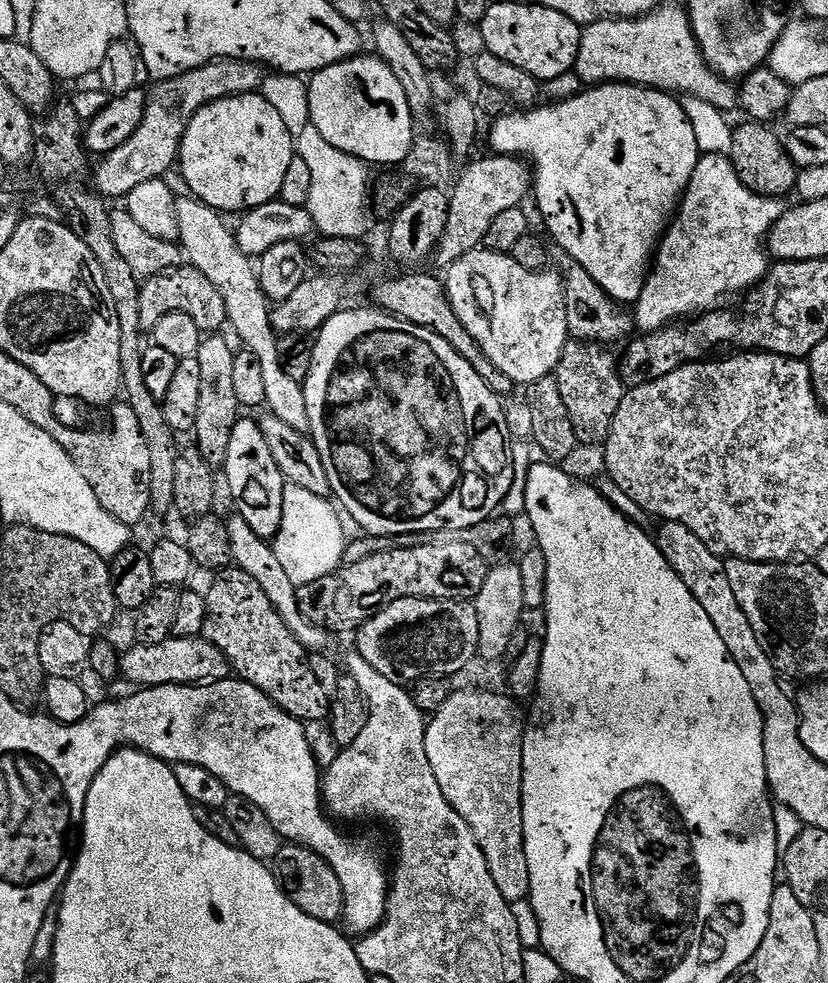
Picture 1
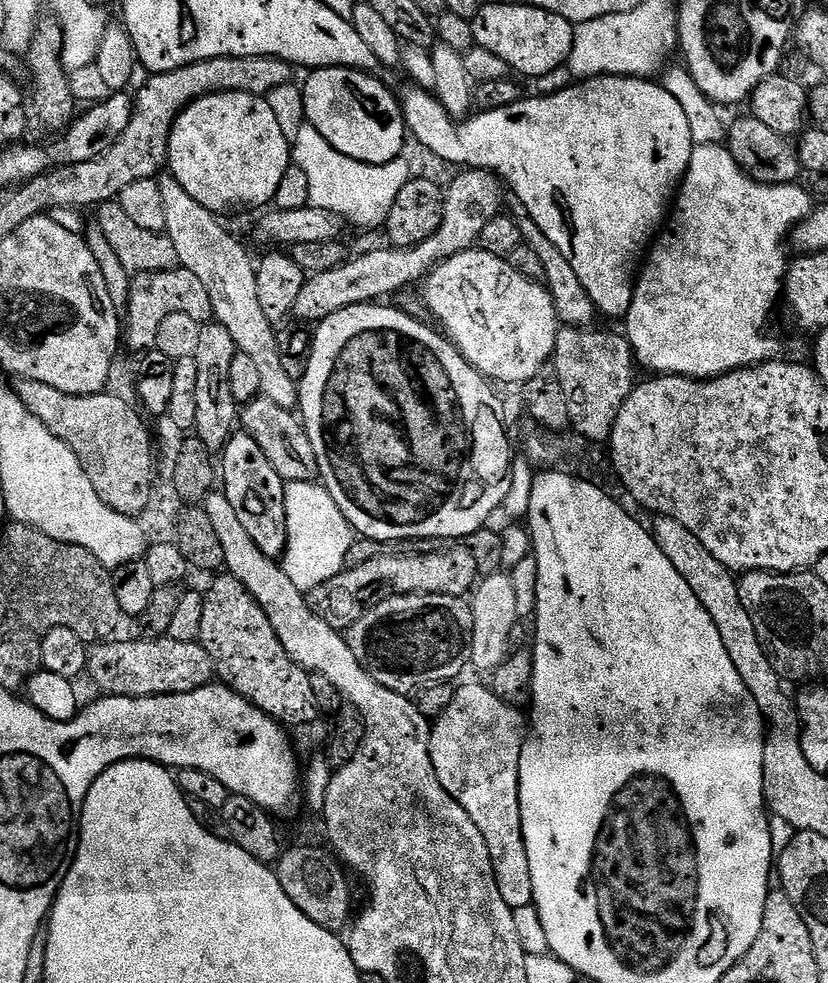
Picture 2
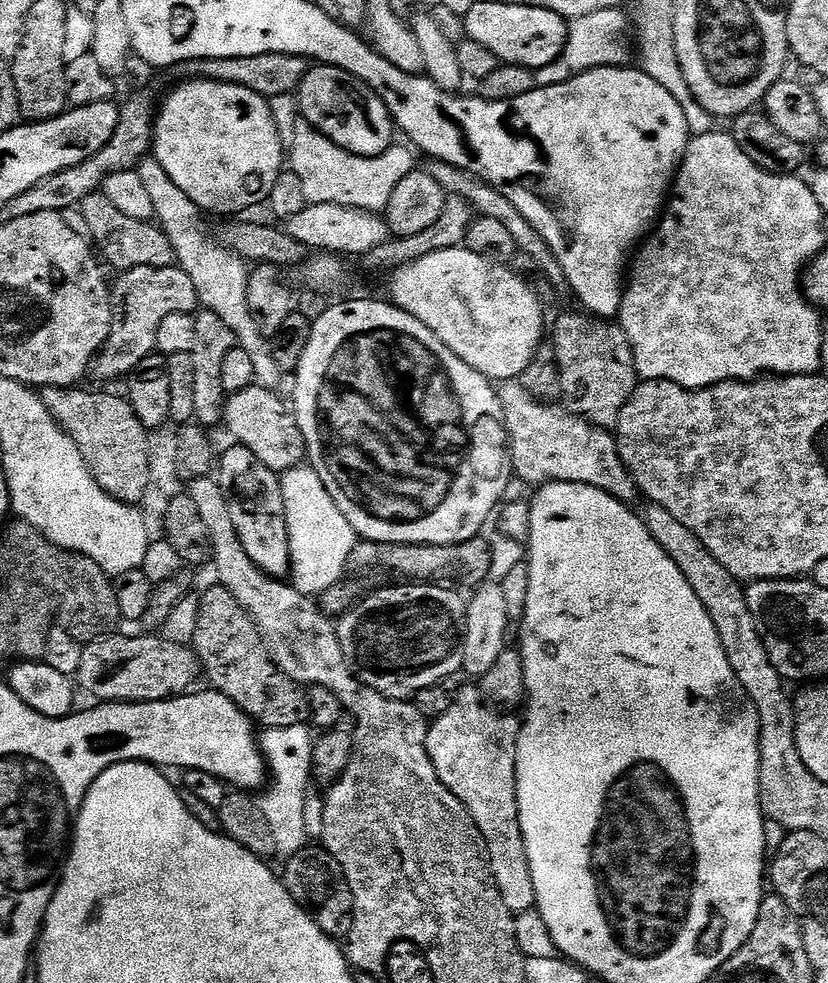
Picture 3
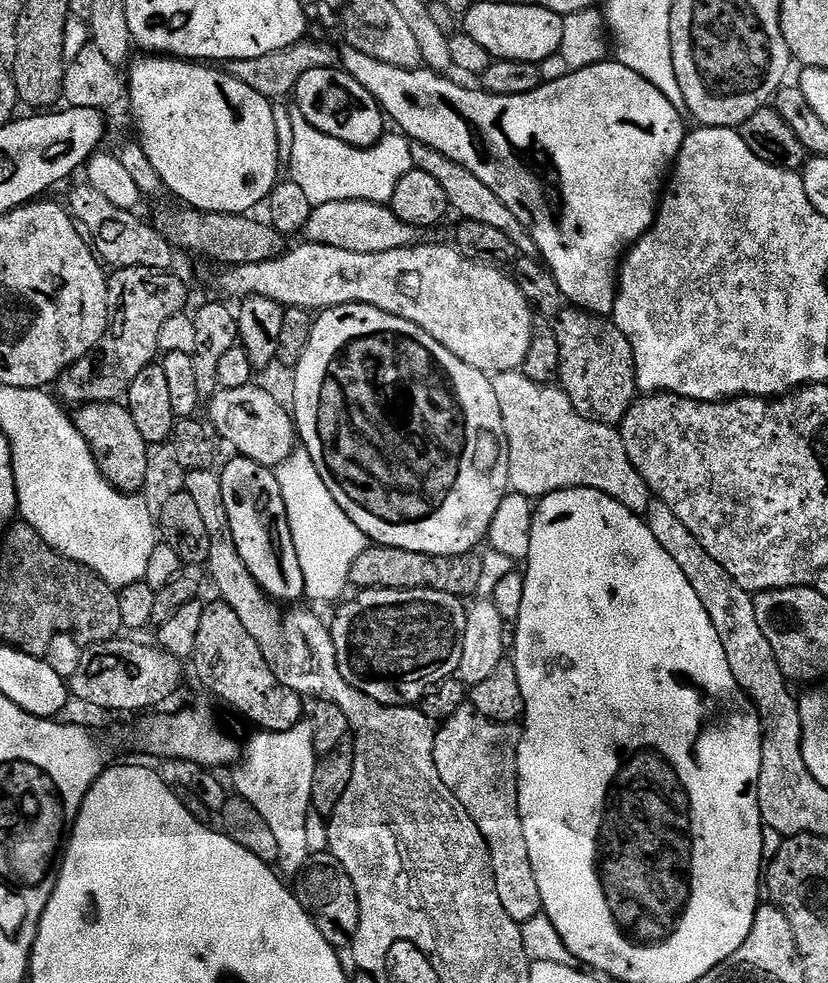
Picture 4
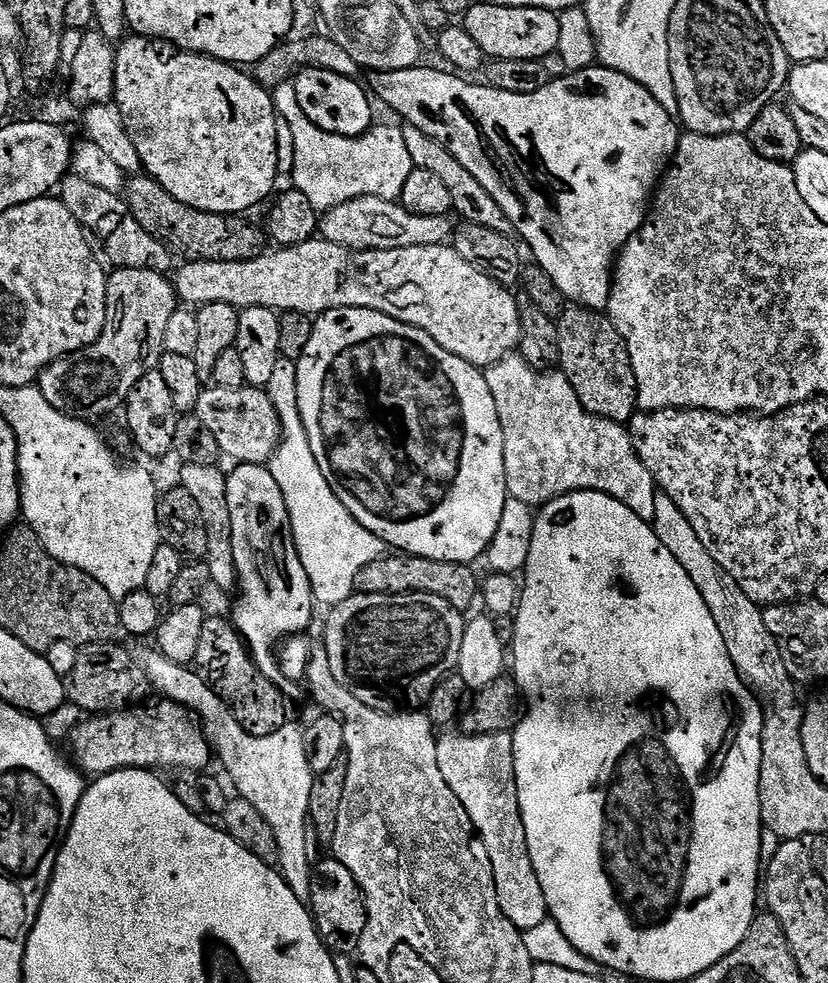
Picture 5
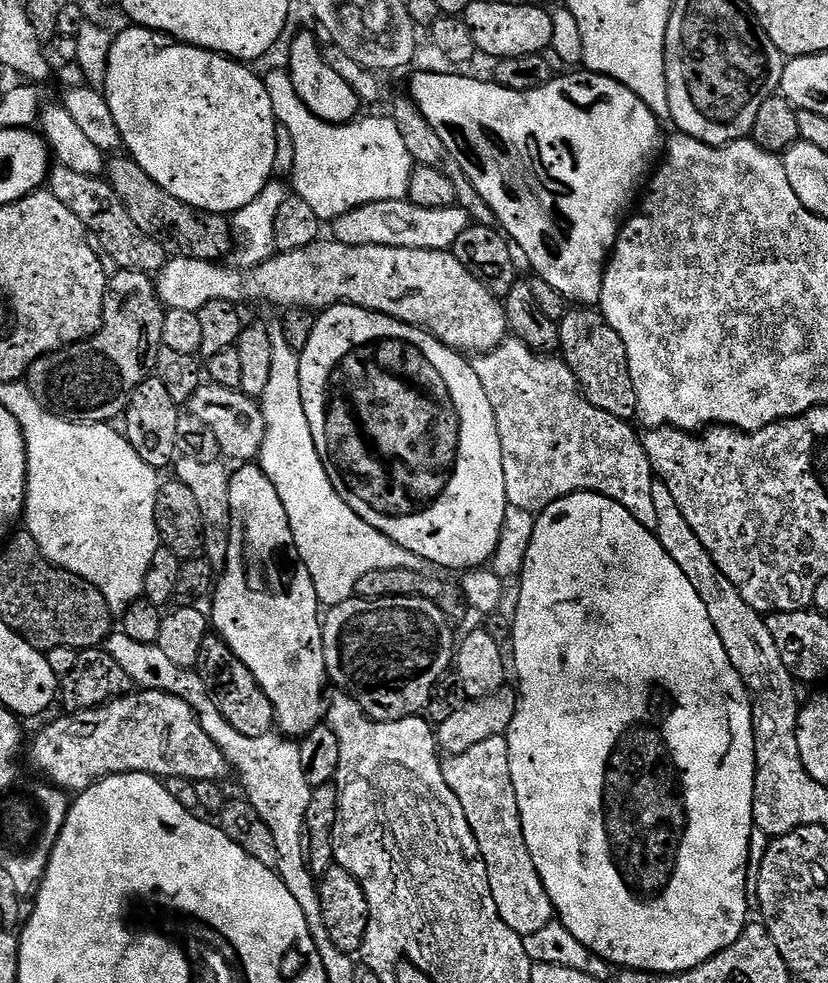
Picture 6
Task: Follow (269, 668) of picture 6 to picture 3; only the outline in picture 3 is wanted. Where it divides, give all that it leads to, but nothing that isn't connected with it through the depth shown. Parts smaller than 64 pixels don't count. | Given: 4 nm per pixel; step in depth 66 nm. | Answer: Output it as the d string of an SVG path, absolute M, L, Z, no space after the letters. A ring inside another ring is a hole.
M231 446L218 460L218 479L224 497L230 506L230 518L234 518L234 530L246 546L246 554L268 576L284 578L292 571L290 558L290 534L286 526L286 506L280 489L280 476L271 472L250 450Z

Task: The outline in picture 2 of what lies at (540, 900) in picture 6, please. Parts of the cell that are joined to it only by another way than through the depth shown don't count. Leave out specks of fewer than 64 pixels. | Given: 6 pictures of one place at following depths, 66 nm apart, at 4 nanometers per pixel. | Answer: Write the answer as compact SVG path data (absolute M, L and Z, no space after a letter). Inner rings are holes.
M461 683L454 694L454 702L446 706L441 716L435 717L428 737L430 758L434 762L438 782L442 782L446 794L450 794L450 798L454 798L454 802L474 818L474 826L482 830L482 838L486 838L486 846L490 850L498 891L502 893L506 906L514 910L533 907L534 898L534 878L530 878L530 858L526 858L520 813L520 759L525 735L526 716L521 709L498 698L487 683Z

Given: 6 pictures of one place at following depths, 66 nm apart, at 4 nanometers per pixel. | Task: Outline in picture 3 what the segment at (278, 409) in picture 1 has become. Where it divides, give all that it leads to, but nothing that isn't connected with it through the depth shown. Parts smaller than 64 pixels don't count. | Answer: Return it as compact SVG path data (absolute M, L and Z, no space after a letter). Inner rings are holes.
M149 154L140 161L138 171L146 191L154 202L155 219L164 229L166 238L170 238L170 246L174 246L176 264L186 274L190 274L190 282L194 282L194 290L198 290L201 305L207 311L218 314L230 330L234 330L237 345L250 354L254 362L256 384L262 388L279 389L282 373L275 360L274 348L269 337L265 336L254 314L250 310L248 301L249 265L240 256L225 248L215 235L208 233L204 225L205 213L178 186L174 186L170 174L162 170L155 155Z

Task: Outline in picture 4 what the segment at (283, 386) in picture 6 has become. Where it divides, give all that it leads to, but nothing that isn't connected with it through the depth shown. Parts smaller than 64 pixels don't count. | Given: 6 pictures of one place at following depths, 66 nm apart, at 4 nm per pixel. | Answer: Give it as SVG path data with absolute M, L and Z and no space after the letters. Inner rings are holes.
M297 450L275 468L278 486L282 490L282 502L286 502L286 514L290 522L290 534L294 538L294 550L298 550L298 566L302 566L304 594L312 600L339 601L344 591L349 591L350 566L370 546L367 536L350 522L350 518L334 502L334 494L326 490L318 466L310 454Z

